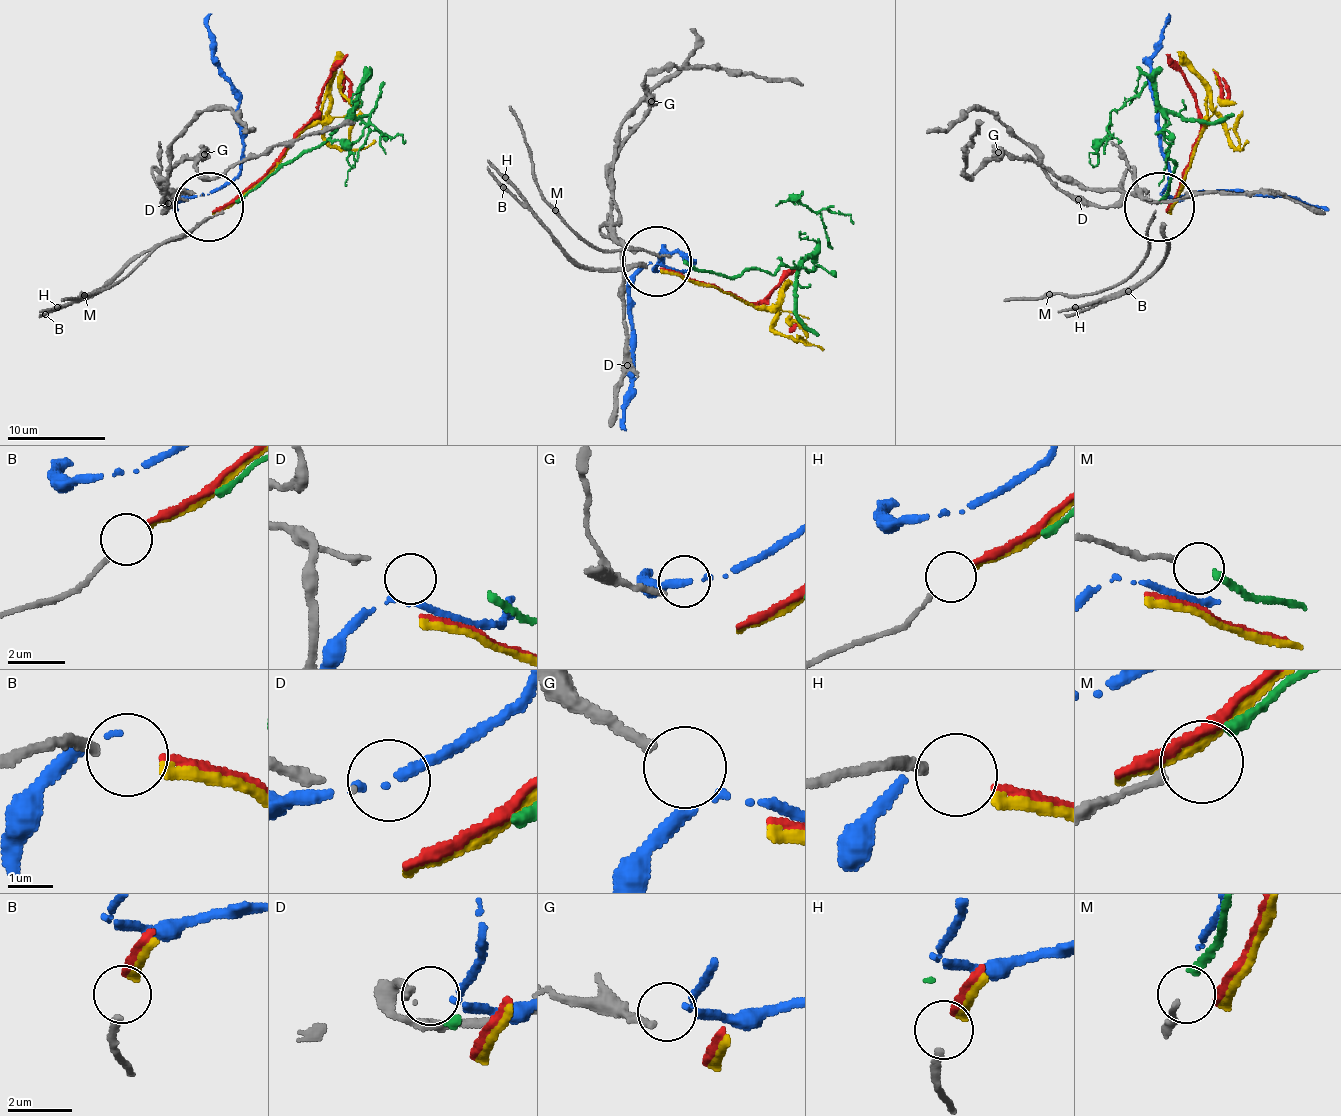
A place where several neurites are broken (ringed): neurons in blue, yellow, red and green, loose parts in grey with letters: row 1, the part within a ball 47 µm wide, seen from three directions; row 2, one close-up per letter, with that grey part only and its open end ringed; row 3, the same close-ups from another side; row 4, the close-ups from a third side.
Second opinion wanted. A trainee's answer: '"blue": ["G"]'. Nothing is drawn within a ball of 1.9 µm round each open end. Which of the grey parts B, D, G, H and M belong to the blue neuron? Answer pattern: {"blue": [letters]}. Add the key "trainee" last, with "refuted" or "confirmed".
{"blue": ["G"], "trainee": "confirmed"}

